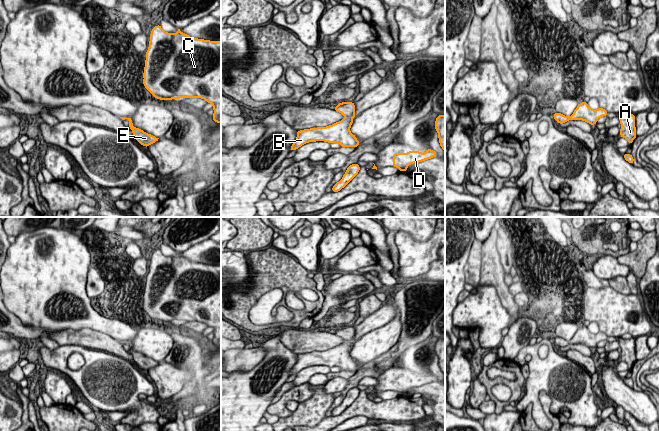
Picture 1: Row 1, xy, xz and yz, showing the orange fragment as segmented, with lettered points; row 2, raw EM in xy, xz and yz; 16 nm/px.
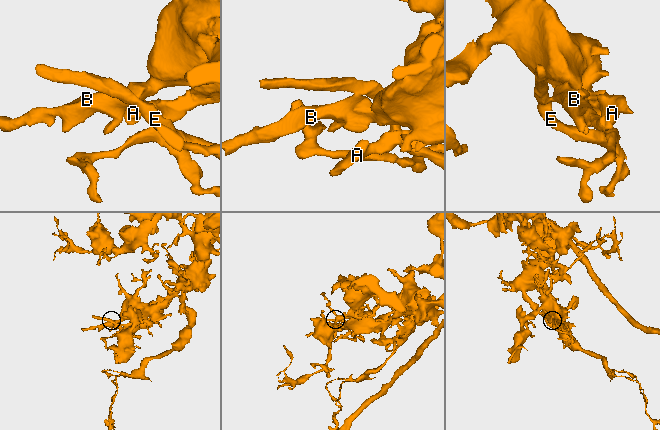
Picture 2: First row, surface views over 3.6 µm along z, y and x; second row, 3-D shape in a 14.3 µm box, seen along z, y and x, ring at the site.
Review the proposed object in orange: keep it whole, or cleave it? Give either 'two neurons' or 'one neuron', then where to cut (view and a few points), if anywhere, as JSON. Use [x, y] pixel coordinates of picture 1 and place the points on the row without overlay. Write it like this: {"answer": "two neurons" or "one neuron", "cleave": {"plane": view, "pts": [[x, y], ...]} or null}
{"answer": "two neurons", "cleave": {"plane": "xz", "pts": [[345, 340], [350, 342]]}}

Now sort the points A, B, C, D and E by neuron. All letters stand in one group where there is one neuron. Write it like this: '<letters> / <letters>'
A B C D / E

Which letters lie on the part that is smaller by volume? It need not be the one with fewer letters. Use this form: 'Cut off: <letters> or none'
Cut off: E

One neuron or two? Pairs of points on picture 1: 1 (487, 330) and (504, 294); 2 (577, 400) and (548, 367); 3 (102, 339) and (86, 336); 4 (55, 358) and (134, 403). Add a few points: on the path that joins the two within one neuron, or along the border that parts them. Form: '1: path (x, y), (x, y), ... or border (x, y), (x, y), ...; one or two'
1: border (485, 284), (495, 288), (502, 306), (512, 319); two
2: path (573, 392), (556, 375); one
3: path (98, 339), (90, 339); one
4: path (75, 375), (104, 379), (114, 388); one

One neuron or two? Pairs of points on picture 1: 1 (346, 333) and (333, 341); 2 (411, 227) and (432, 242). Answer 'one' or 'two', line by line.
1: one
2: two

